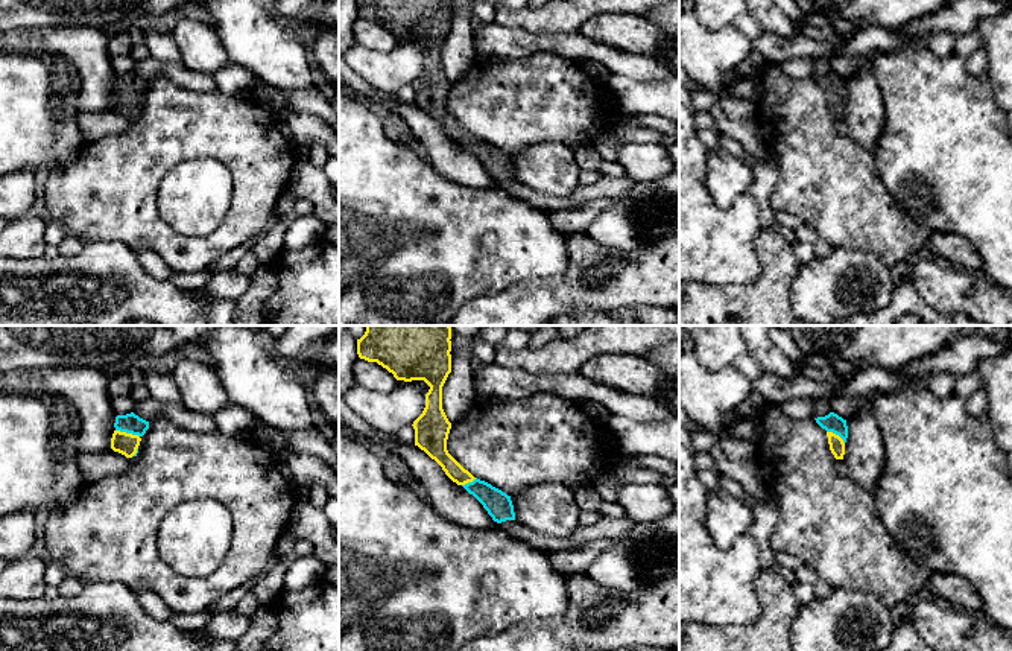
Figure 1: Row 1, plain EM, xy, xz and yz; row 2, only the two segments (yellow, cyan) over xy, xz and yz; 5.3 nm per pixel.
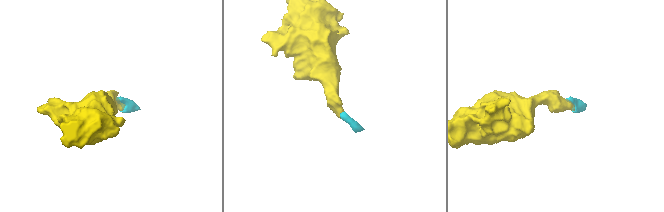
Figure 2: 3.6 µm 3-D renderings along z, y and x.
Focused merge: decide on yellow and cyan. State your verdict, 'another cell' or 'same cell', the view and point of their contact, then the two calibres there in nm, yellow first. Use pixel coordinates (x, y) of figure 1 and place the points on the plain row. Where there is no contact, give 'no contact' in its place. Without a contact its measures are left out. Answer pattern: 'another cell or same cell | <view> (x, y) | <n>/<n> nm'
same cell | xy (128, 93) | 120/110 nm

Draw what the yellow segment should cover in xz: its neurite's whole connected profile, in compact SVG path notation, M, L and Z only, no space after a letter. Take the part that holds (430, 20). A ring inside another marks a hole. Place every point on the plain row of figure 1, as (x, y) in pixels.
M357 0L357 14L360 18L377 21L392 32L397 40L424 40L430 46L425 53L425 67L412 84L415 88L415 105L435 119L453 141L462 144L470 154L473 154L494 181L501 183L506 179L515 179L511 155L491 143L474 137L447 110L451 82L442 68L442 46L451 32L450 11L451 0Z

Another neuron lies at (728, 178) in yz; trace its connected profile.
M725 151L710 152L707 189L720 208L732 207L735 199L748 193L752 179L752 169L743 160Z

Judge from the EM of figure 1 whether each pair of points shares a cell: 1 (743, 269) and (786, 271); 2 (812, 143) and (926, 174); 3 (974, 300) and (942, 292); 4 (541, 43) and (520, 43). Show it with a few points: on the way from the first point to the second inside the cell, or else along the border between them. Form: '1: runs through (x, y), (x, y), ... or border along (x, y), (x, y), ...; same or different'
1: border along (760, 234), (760, 274), (749, 283), (730, 285); different
2: border along (871, 152), (879, 177), (889, 193); different
3: runs through (967, 292), (950, 292); same
4: runs through (537, 43), (524, 43); same

